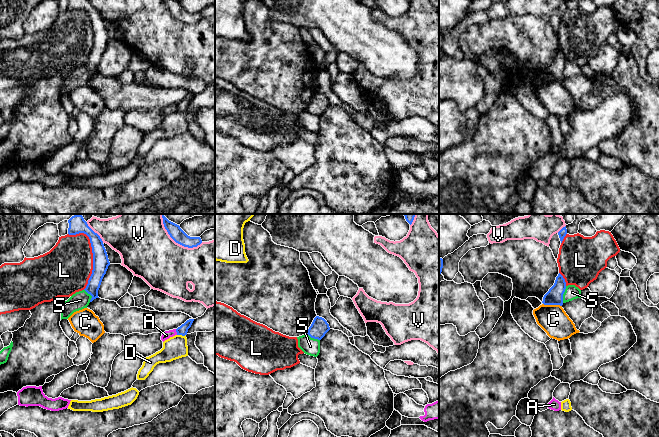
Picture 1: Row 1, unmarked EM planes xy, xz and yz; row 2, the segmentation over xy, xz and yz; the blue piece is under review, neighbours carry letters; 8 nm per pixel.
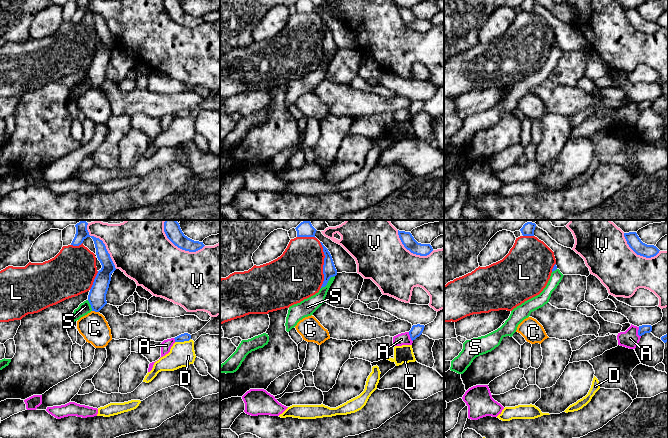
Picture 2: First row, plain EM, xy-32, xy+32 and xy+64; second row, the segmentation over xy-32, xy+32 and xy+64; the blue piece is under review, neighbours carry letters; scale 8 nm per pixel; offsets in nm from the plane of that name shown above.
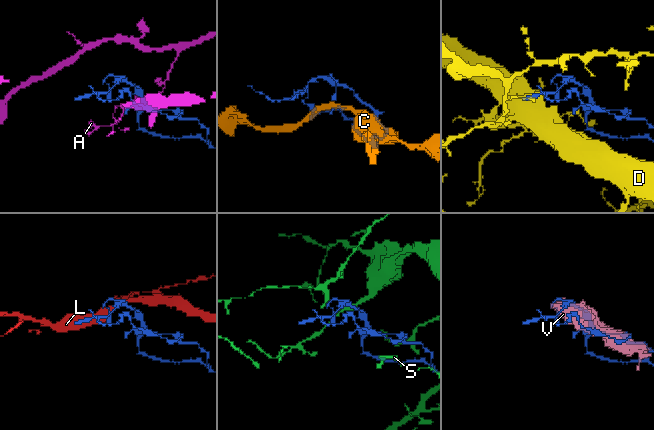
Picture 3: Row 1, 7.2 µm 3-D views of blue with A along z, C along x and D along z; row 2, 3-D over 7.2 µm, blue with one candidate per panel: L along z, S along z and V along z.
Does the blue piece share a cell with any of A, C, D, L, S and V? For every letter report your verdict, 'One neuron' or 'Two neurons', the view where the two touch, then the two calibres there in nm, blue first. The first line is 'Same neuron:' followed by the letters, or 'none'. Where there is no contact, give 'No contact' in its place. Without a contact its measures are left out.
Same neuron: none
A: Two neurons. Touches blue in xy. Thickness 80 nm (blue) against 70 nm
C: Two neurons. Touches blue in yz. Thickness 140 nm (blue) against 220 nm
D: Two neurons. Touches blue in xy. Thickness 80 nm (blue) against 180 nm
L: Two neurons. Touches blue in xy. Thickness 130 nm (blue) against 400 nm
S: Two neurons. Touches blue in yz. Thickness 140 nm (blue) against 120 nm
V: Two neurons. Touches blue in xy. Thickness 110 nm (blue) against 420 nm

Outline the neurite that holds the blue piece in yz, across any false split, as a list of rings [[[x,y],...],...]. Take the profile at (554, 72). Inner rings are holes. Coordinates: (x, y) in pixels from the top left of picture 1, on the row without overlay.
[[[559,49],[556,53],[554,61],[544,71],[542,79],[544,81],[563,81],[563,70],[566,65],[566,58]]]

